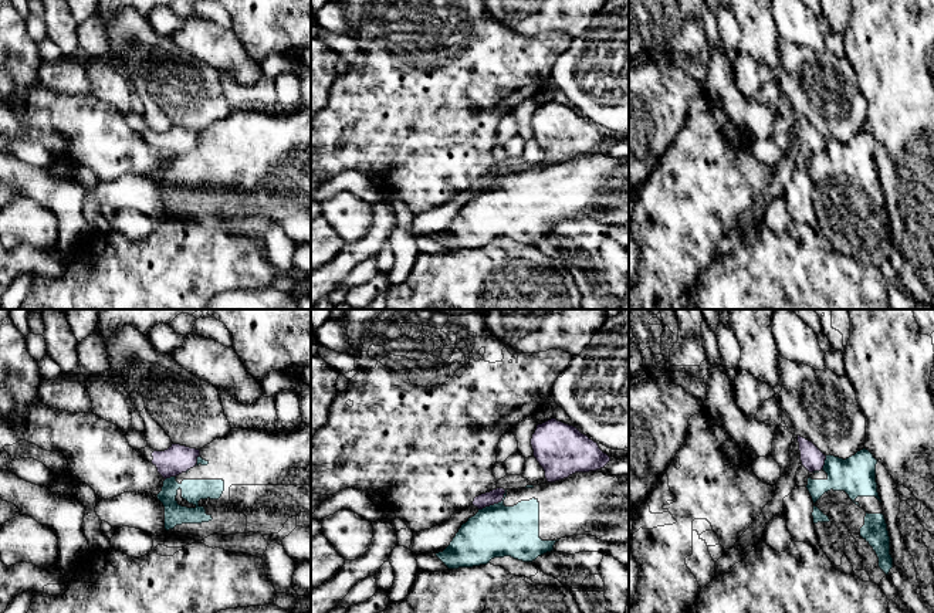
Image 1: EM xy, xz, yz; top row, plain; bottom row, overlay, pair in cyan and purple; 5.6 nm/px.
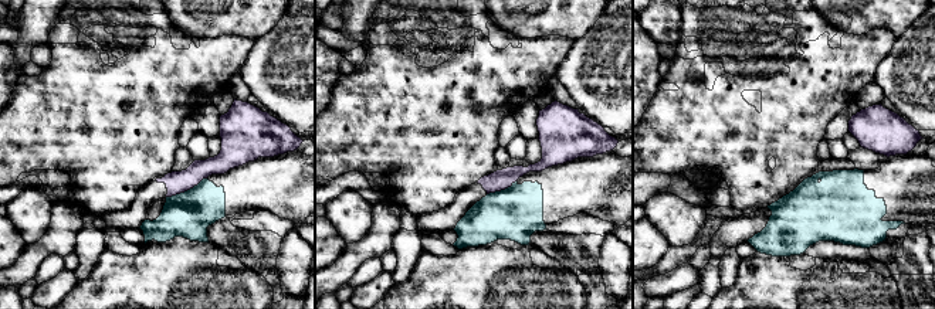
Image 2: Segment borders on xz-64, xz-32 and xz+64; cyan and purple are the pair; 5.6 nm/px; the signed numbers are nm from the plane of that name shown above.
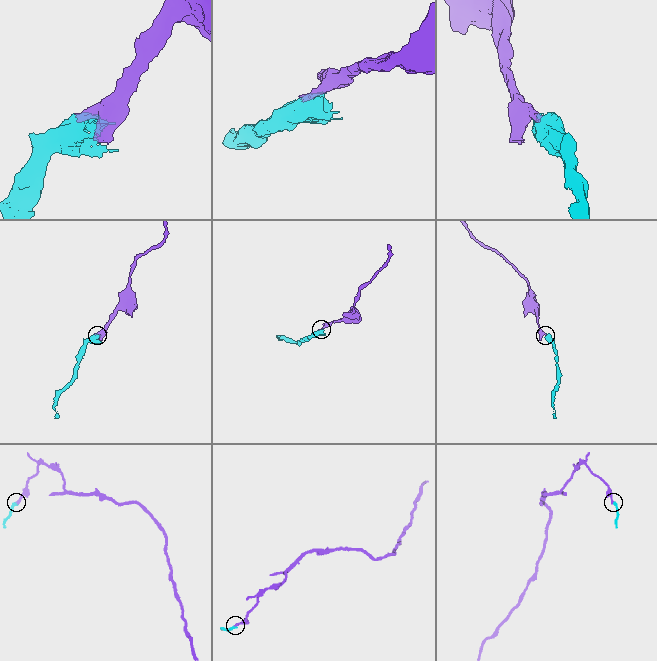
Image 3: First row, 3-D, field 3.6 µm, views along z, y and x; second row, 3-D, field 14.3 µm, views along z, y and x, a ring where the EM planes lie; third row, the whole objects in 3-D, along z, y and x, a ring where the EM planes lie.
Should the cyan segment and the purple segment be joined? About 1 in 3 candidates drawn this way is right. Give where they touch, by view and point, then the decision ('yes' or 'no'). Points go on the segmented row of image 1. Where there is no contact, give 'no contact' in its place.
contact xz (494, 504); no

